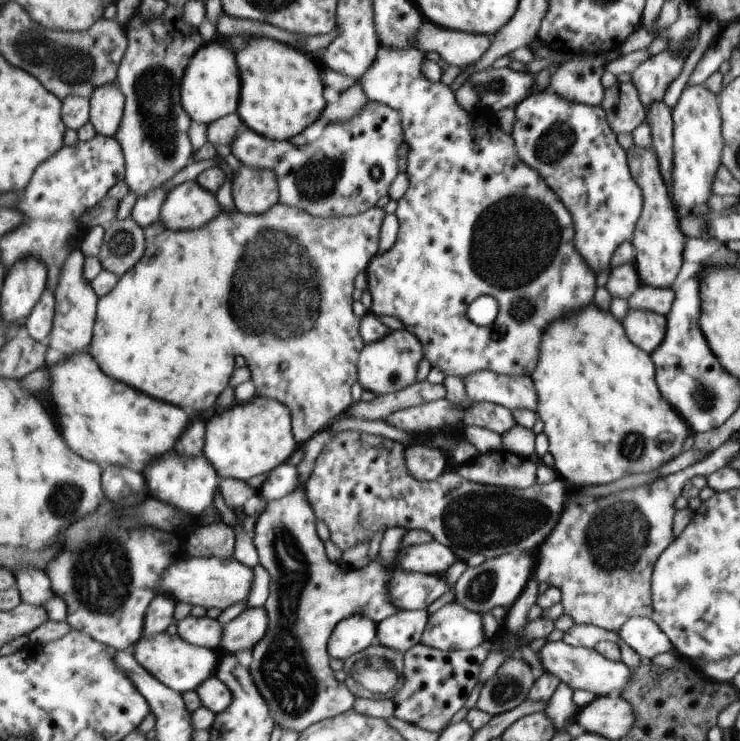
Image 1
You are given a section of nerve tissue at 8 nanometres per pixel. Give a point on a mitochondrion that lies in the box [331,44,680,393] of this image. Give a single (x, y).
(513, 239)

